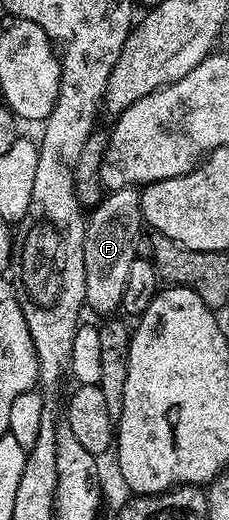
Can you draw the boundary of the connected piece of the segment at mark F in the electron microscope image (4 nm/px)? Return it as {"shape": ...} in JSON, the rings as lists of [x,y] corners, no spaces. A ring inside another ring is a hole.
{"shape":[[[137,188],[107,192],[99,204],[89,210],[84,235],[84,291],[89,312],[91,309],[94,313],[110,315],[121,306],[128,270],[136,256],[134,239],[143,229],[142,198]]]}

